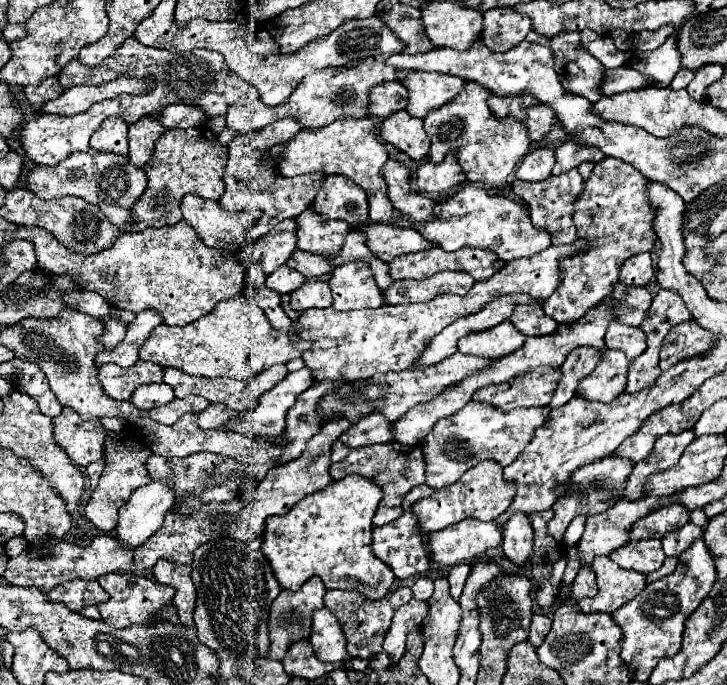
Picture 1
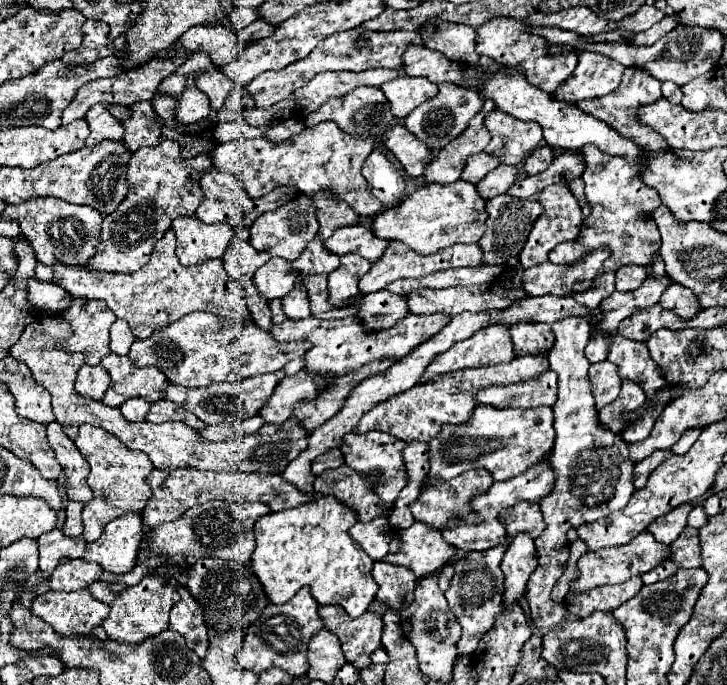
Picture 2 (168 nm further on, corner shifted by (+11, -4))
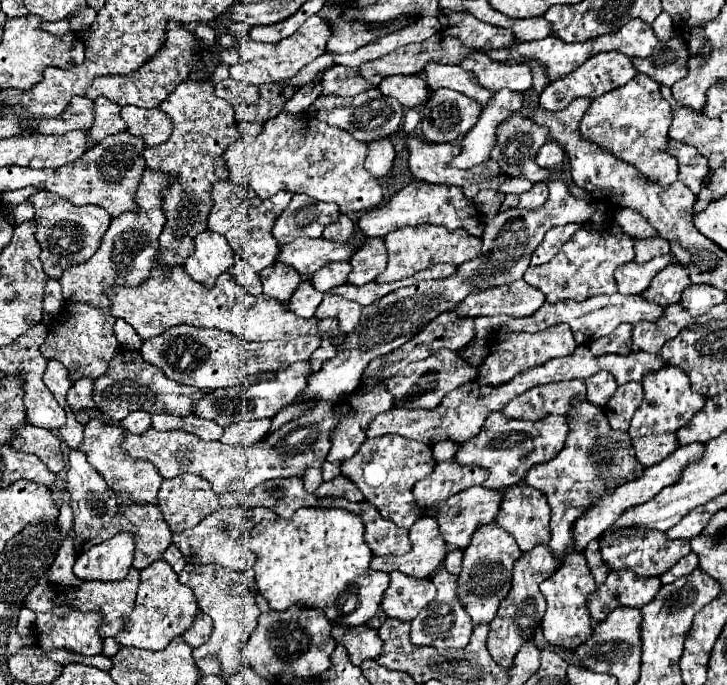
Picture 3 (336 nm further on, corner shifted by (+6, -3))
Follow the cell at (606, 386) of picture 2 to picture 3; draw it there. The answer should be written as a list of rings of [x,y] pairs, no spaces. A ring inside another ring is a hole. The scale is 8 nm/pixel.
[[[606,371],[594,373],[594,375],[592,375],[590,379],[586,379],[584,383],[586,383],[586,389],[588,389],[588,393],[586,393],[588,401],[594,403],[594,405],[598,405],[598,407],[604,407],[604,405],[608,403],[608,399],[610,399],[610,397],[616,393],[616,389],[618,389],[616,379],[614,379],[610,373],[606,373]]]

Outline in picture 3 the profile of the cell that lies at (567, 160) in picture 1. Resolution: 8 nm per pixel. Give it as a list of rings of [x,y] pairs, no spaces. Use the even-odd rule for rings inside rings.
[[[534,183],[530,191],[522,193],[522,195],[506,195],[500,211],[516,205],[516,207],[528,207],[528,209],[536,209],[542,206],[548,199],[548,189],[545,183]]]

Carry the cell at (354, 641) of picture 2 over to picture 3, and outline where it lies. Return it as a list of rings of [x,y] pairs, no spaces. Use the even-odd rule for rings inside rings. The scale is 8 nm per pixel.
[[[362,625],[362,627],[332,627],[332,637],[336,643],[344,645],[350,653],[350,661],[360,665],[366,659],[376,659],[382,651],[382,639],[376,629]]]

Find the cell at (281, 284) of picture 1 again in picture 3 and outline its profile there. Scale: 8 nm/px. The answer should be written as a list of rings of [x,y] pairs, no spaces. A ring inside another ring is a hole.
[[[274,263],[260,271],[264,293],[278,301],[288,301],[294,293],[294,289],[300,285],[300,273],[294,271],[294,267],[284,263]]]

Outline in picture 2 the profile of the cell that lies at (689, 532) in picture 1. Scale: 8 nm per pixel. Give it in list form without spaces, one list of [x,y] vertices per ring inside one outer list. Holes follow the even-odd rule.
[[[685,528],[681,536],[671,544],[673,548],[673,560],[677,560],[677,566],[681,568],[701,568],[701,546],[699,546],[699,530]]]

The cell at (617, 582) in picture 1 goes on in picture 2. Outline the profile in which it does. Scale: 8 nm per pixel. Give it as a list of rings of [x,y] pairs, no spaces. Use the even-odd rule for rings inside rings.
[[[633,578],[633,580],[627,580],[625,584],[593,588],[589,592],[581,592],[581,594],[567,594],[565,606],[577,618],[585,618],[597,610],[611,612],[611,610],[619,608],[621,604],[625,604],[627,600],[631,600],[633,596],[637,596],[641,586],[643,586],[641,578]]]

